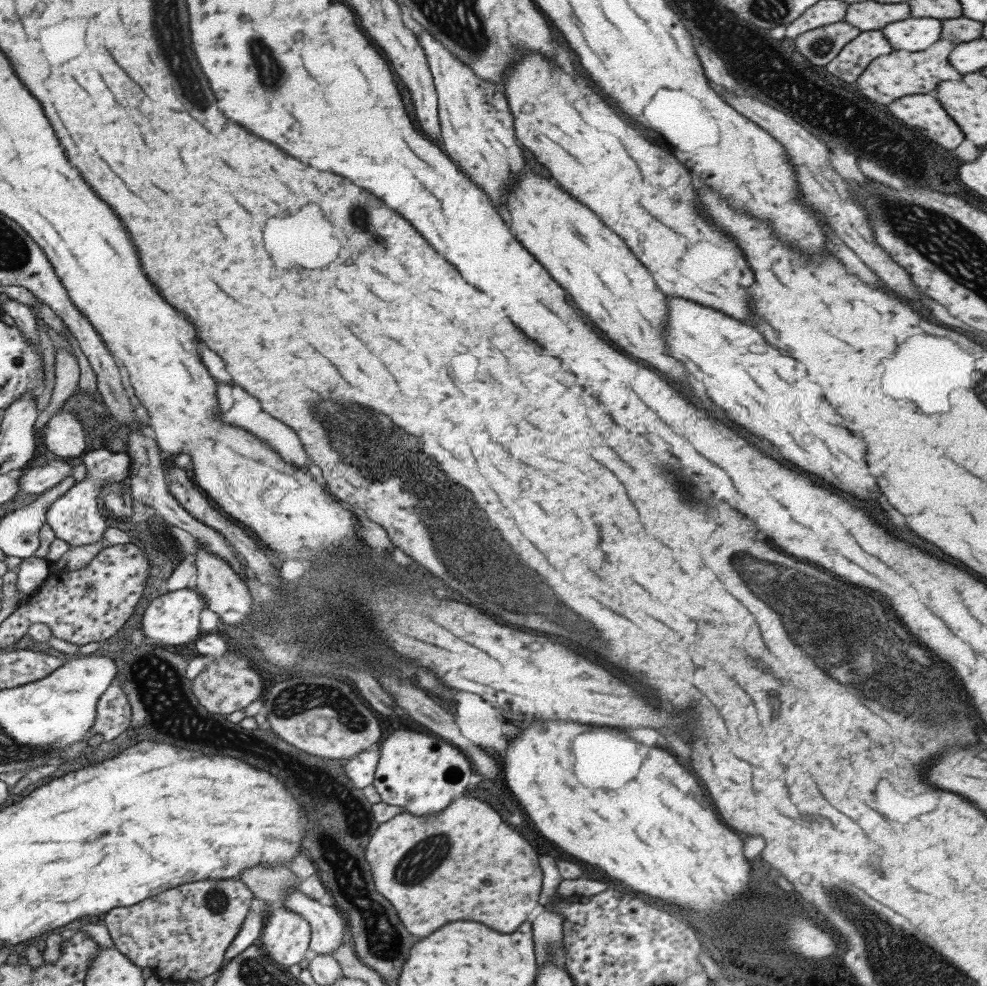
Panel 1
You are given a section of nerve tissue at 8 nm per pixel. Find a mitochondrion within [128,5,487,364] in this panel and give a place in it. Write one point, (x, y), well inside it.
(269, 77)

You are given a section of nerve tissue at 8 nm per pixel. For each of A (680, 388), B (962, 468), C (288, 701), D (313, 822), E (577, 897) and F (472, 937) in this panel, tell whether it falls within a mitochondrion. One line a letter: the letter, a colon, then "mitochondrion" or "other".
A: other
B: other
C: mitochondrion
D: other
E: other
F: other

